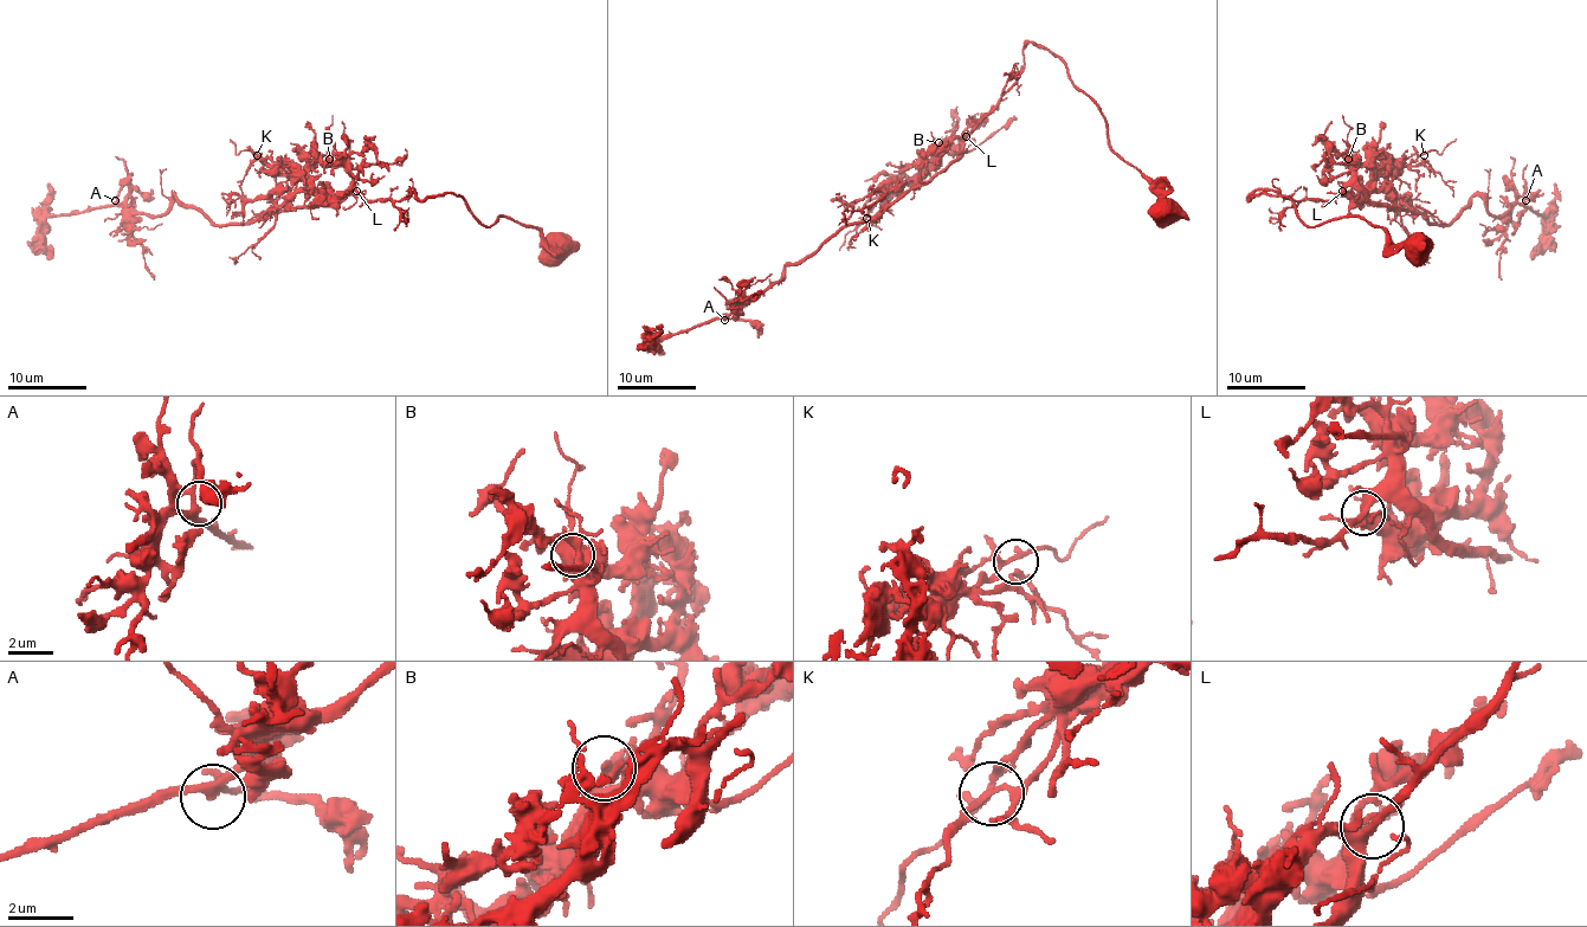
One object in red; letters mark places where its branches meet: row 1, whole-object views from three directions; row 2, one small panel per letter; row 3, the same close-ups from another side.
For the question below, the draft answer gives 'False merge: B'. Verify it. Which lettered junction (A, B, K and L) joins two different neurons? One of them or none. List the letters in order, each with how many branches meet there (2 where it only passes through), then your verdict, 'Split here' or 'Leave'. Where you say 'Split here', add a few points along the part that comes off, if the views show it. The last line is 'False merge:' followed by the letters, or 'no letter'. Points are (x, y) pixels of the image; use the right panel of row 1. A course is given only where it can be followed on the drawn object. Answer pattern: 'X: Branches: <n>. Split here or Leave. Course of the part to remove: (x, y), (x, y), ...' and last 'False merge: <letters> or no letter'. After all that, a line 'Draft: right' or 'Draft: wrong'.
A: Branches: 3. Leave
B: Branches: 3. Leave
K: Branches: 3. Leave
L: Branches: 3. Leave
False merge: no letter
Draft: wrong

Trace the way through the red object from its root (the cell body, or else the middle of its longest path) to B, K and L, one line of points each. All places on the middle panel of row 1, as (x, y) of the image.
B: (1169, 207), (1111, 148), (1101, 108), (1071, 79), (1069, 68), (1031, 43), (1018, 82), (962, 142), (939, 142)
K: (1169, 207), (1111, 148), (1101, 108), (1071, 79), (1069, 68), (1030, 43), (1024, 72), (1000, 102), (866, 218)
L: (1169, 207), (1111, 148), (1101, 108), (1071, 79), (1069, 68), (1031, 43), (1018, 82), (967, 136)

